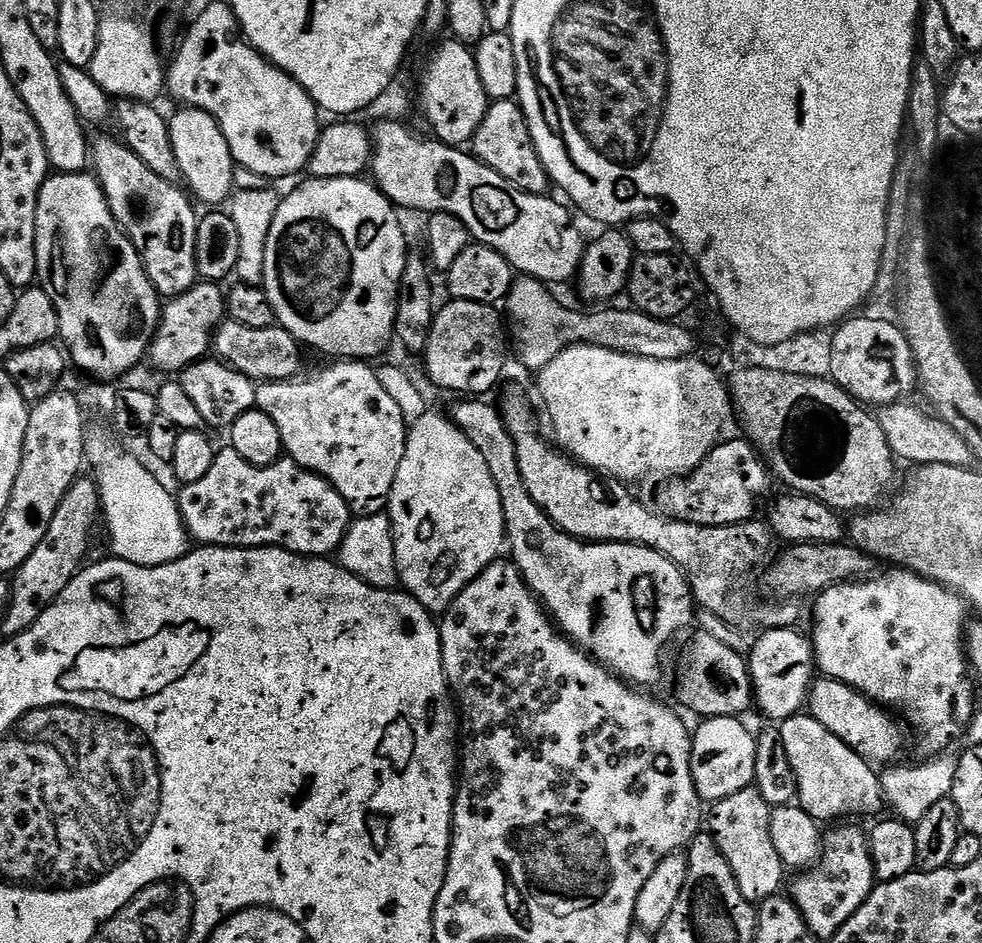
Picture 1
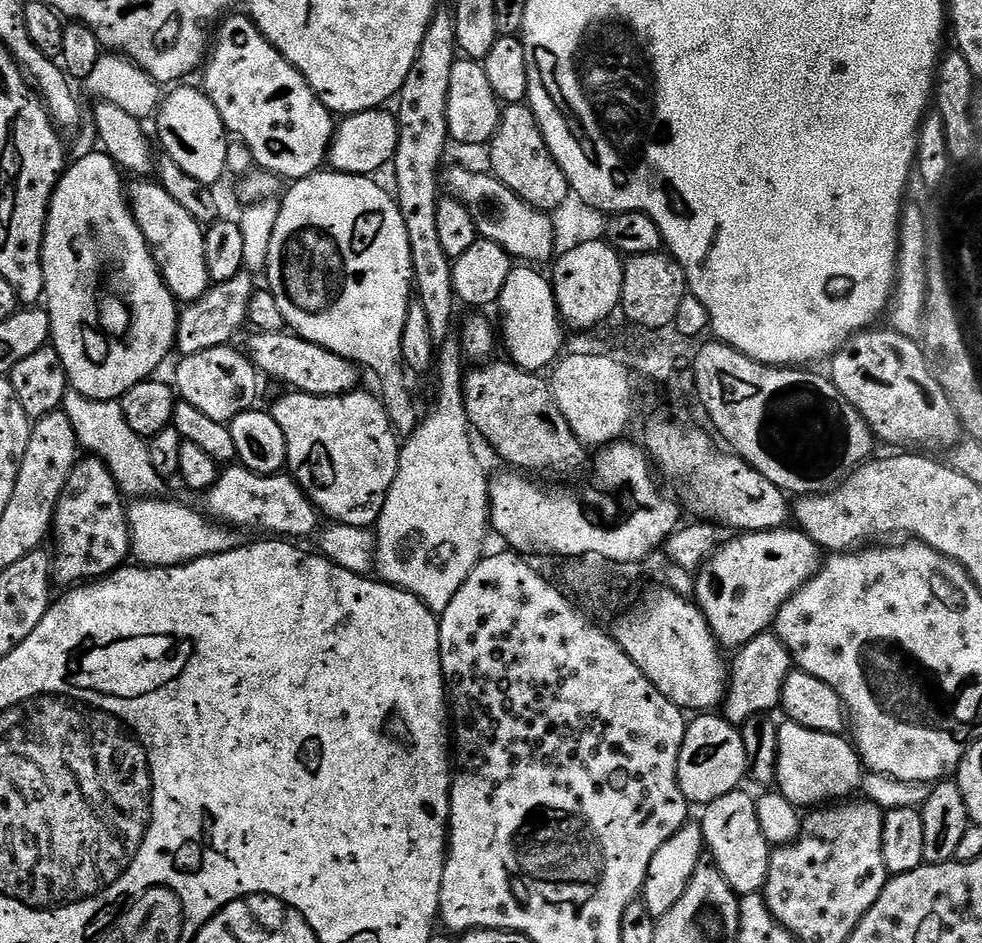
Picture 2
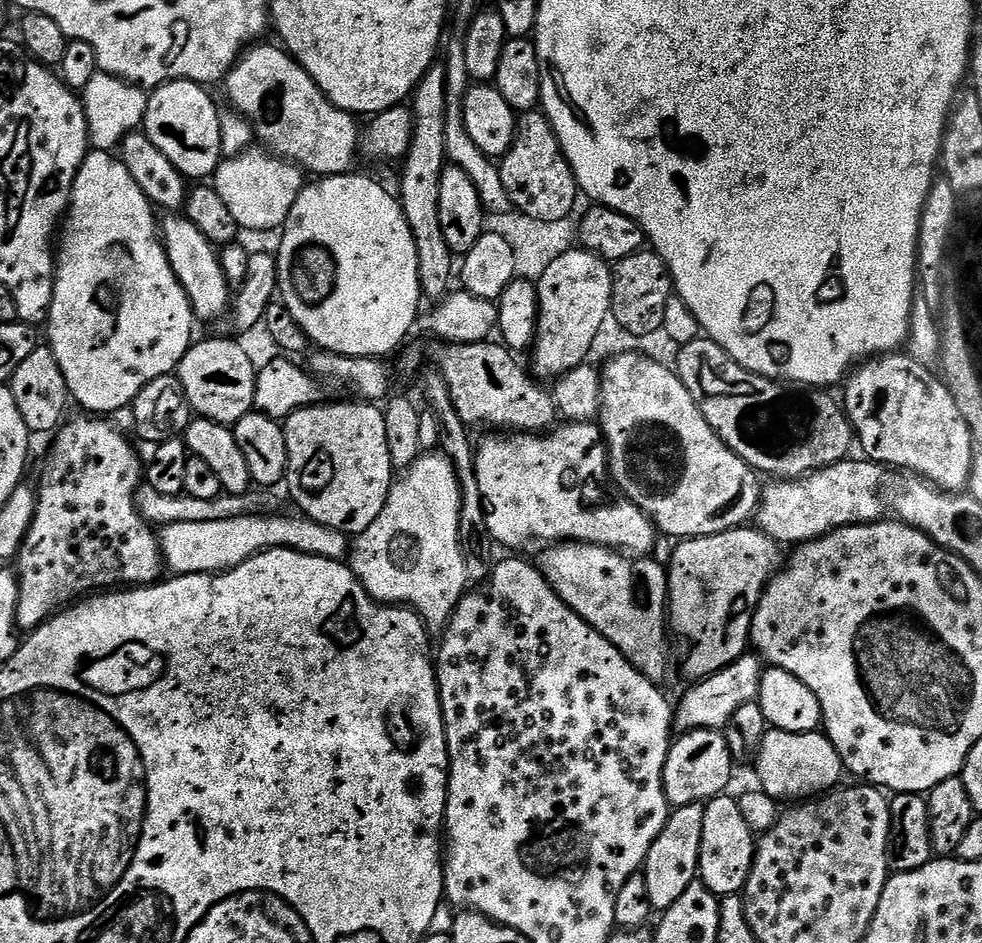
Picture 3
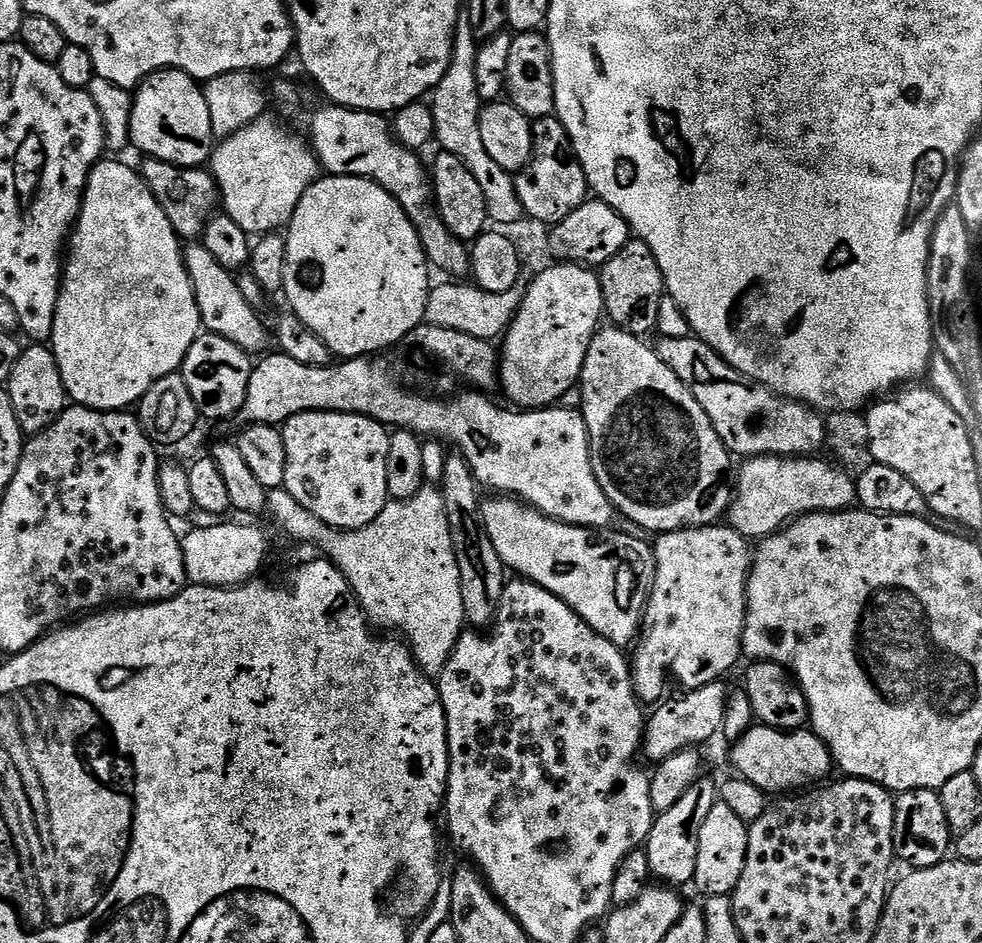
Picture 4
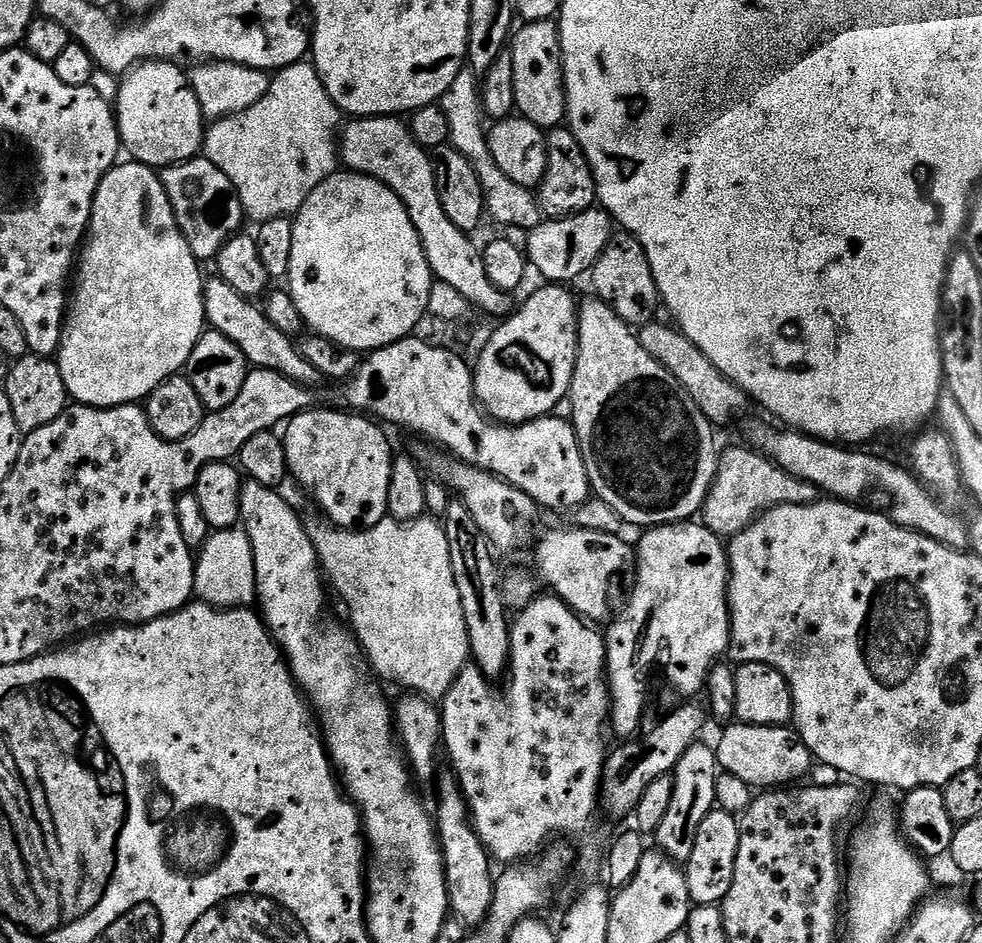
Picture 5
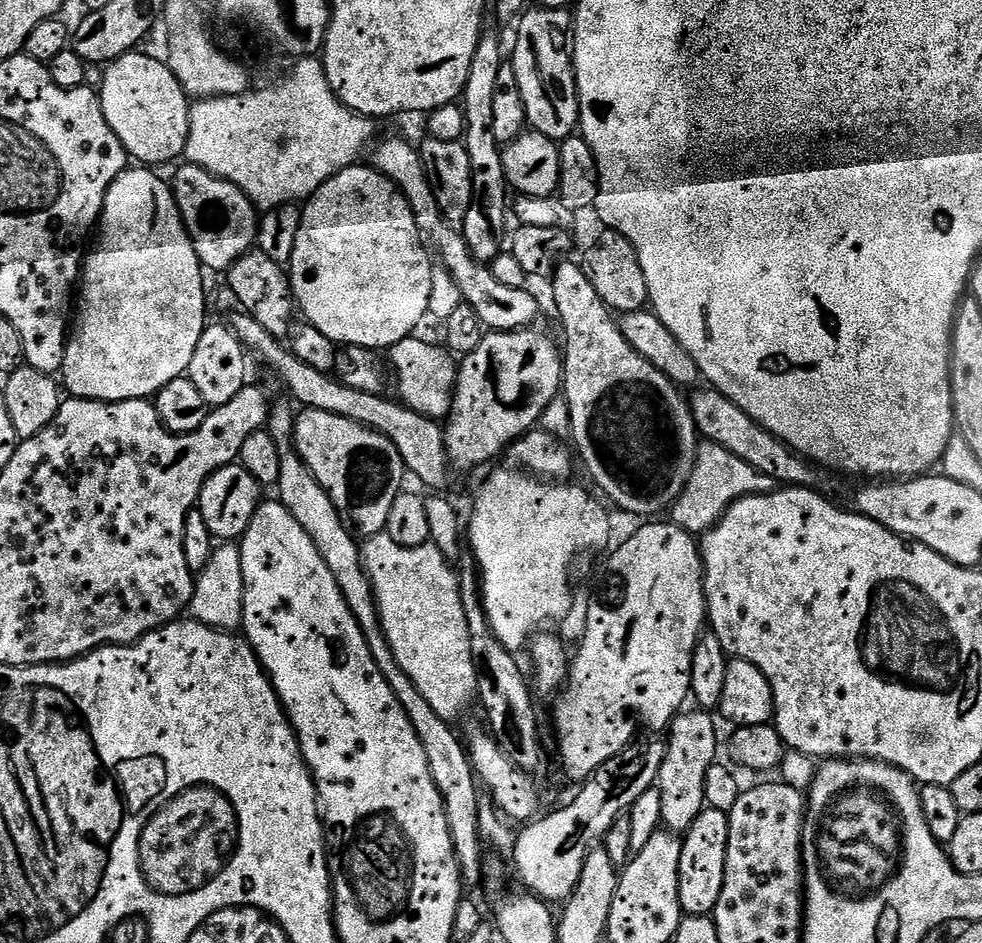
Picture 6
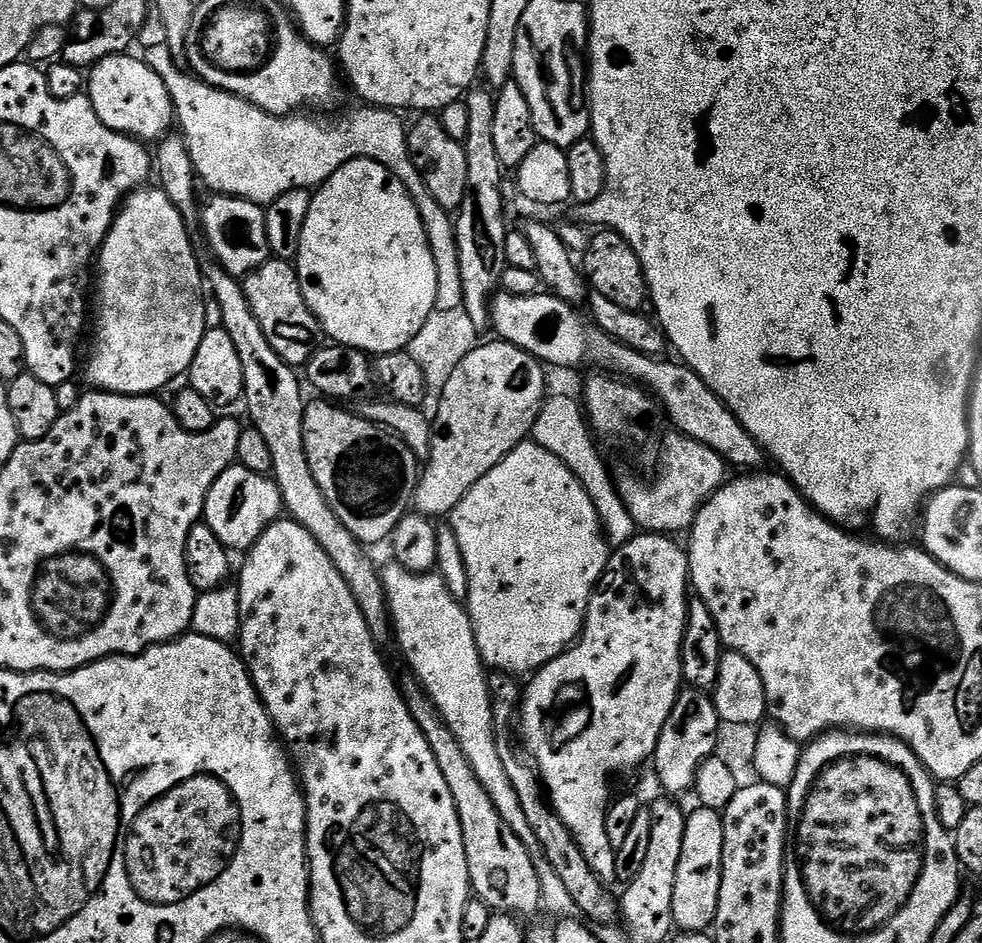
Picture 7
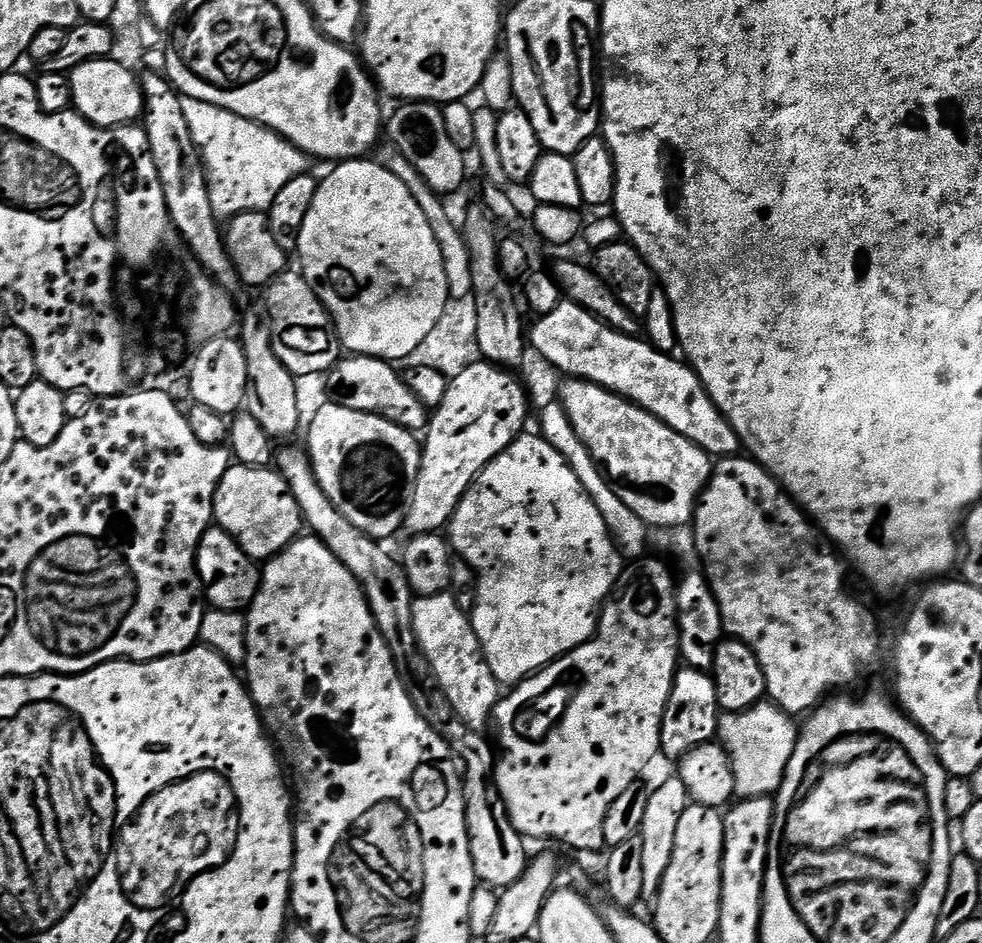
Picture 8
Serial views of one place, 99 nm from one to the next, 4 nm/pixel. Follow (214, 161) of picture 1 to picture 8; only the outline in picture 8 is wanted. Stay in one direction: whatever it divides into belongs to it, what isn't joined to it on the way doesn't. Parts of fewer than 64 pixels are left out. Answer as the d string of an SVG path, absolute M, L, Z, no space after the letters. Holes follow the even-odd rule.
M111 58L82 62L82 66L78 66L71 72L70 79L72 82L72 103L75 111L92 124L97 124L99 128L121 128L124 124L136 124L143 117L144 95L140 89L137 73L120 66Z

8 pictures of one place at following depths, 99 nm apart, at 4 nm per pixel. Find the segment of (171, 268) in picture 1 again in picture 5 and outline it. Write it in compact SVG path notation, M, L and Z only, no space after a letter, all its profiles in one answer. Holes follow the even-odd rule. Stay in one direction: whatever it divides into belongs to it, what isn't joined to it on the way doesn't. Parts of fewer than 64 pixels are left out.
M213 278L205 283L204 318L211 331L220 332L226 338L230 338L230 342L234 342L234 346L242 350L252 368L269 368L305 386L316 386L316 383L321 383L322 378L318 370L314 370L314 366L310 366L310 362L302 358L297 341L282 334L282 330L278 330L278 326L274 326L274 322L266 318L263 307L249 302L225 280Z

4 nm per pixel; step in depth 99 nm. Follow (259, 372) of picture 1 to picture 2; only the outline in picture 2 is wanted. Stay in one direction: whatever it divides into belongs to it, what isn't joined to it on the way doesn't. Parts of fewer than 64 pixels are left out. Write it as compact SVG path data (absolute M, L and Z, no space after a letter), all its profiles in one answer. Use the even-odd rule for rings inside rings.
M291 331L251 333L248 340L247 355L265 377L277 380L280 384L289 384L289 389L305 392L311 396L345 396L347 392L357 391L361 387L360 365L304 340Z

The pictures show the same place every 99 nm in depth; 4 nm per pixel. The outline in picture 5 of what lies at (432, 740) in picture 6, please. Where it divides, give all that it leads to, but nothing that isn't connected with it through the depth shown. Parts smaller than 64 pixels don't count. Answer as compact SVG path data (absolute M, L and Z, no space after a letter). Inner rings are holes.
M445 770L439 773L436 784L436 808L434 823L436 834L440 838L440 849L444 855L444 873L451 915L466 926L479 926L488 916L494 898L496 881L494 879L494 861L488 854L488 847L478 838L472 827L472 814L468 811L468 799L455 772Z

